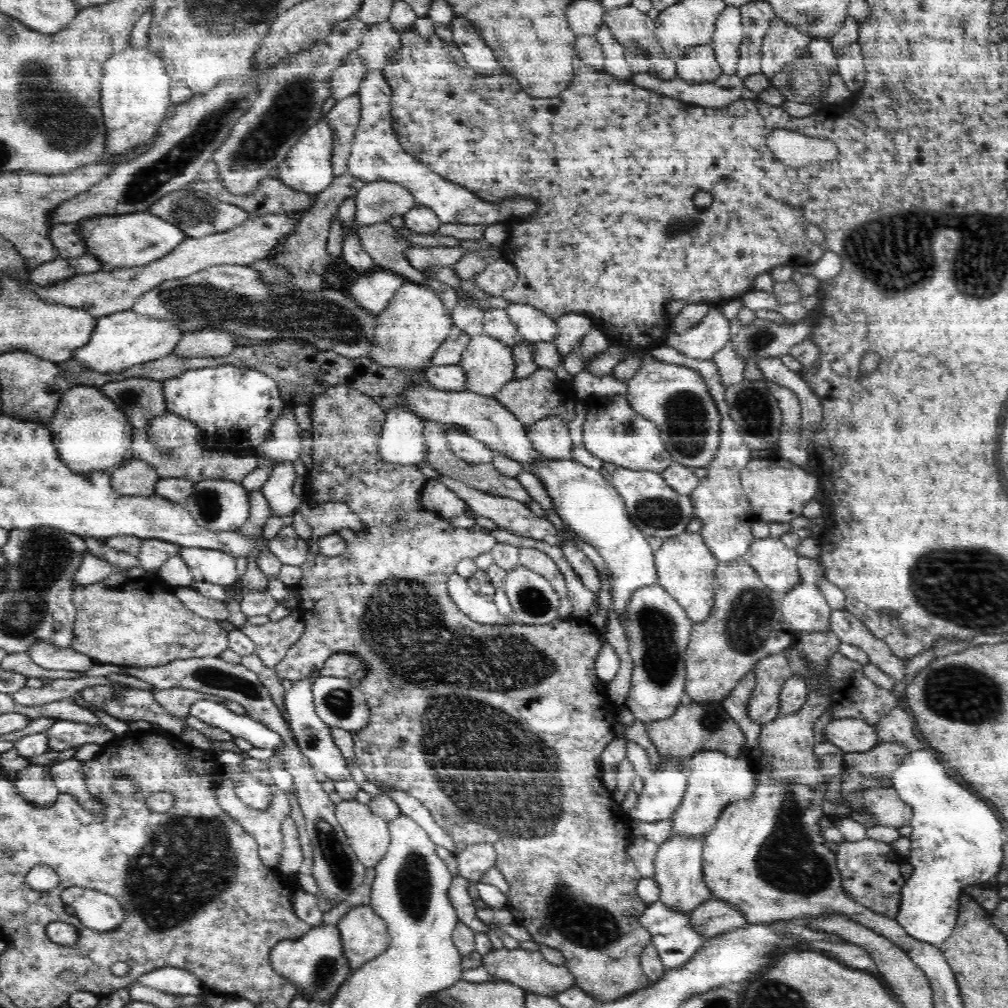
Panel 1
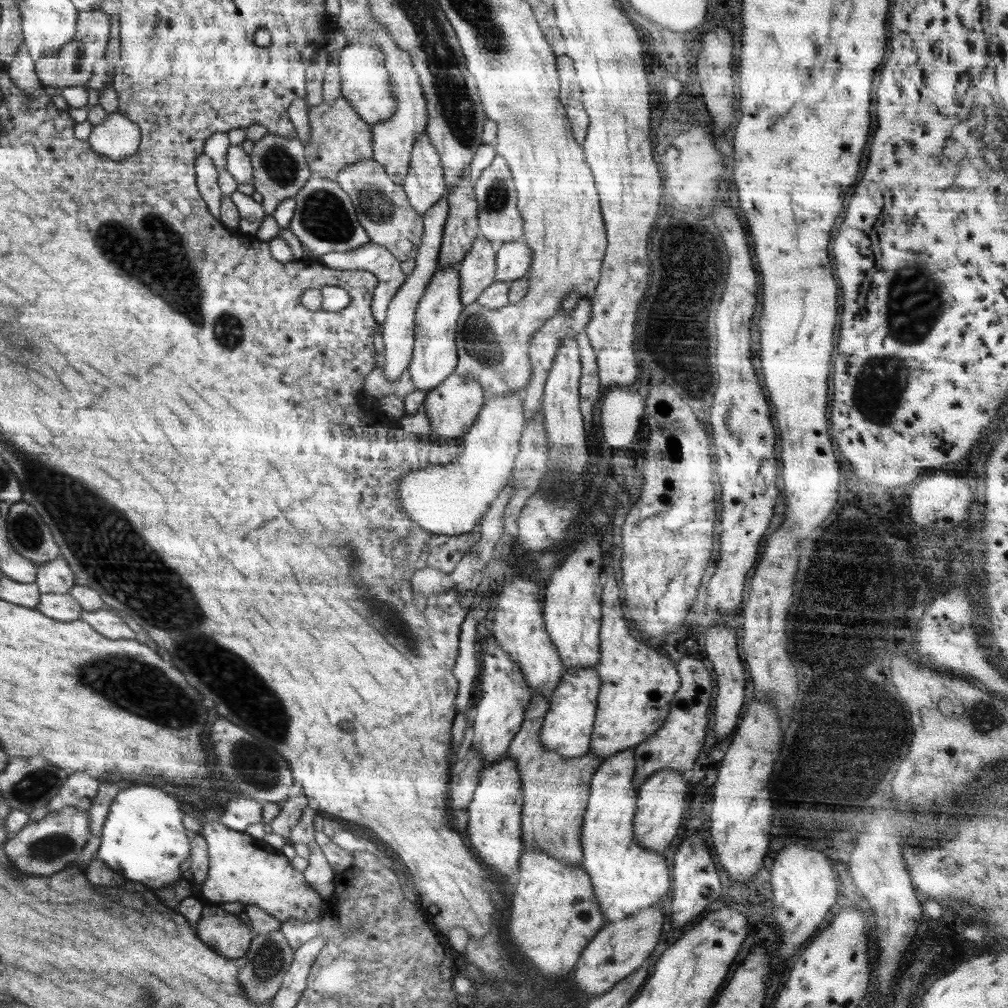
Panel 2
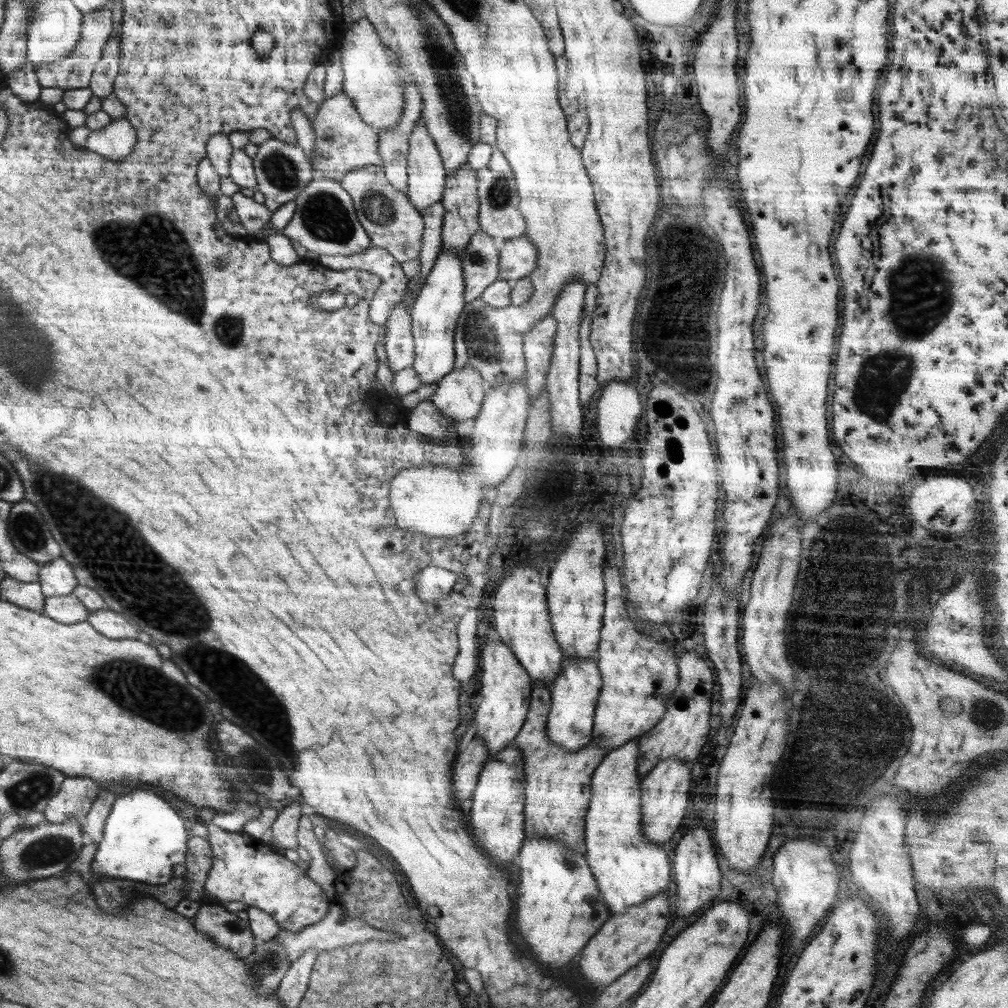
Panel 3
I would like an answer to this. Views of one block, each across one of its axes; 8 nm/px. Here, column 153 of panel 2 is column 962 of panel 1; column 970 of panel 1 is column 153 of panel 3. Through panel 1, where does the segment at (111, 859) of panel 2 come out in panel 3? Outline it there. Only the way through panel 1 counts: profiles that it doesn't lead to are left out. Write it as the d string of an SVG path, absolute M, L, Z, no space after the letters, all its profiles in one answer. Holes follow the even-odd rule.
M134 790L115 799L91 862L93 878L124 878L155 889L173 878L174 866L185 862L188 828L170 803L160 798L150 790Z

